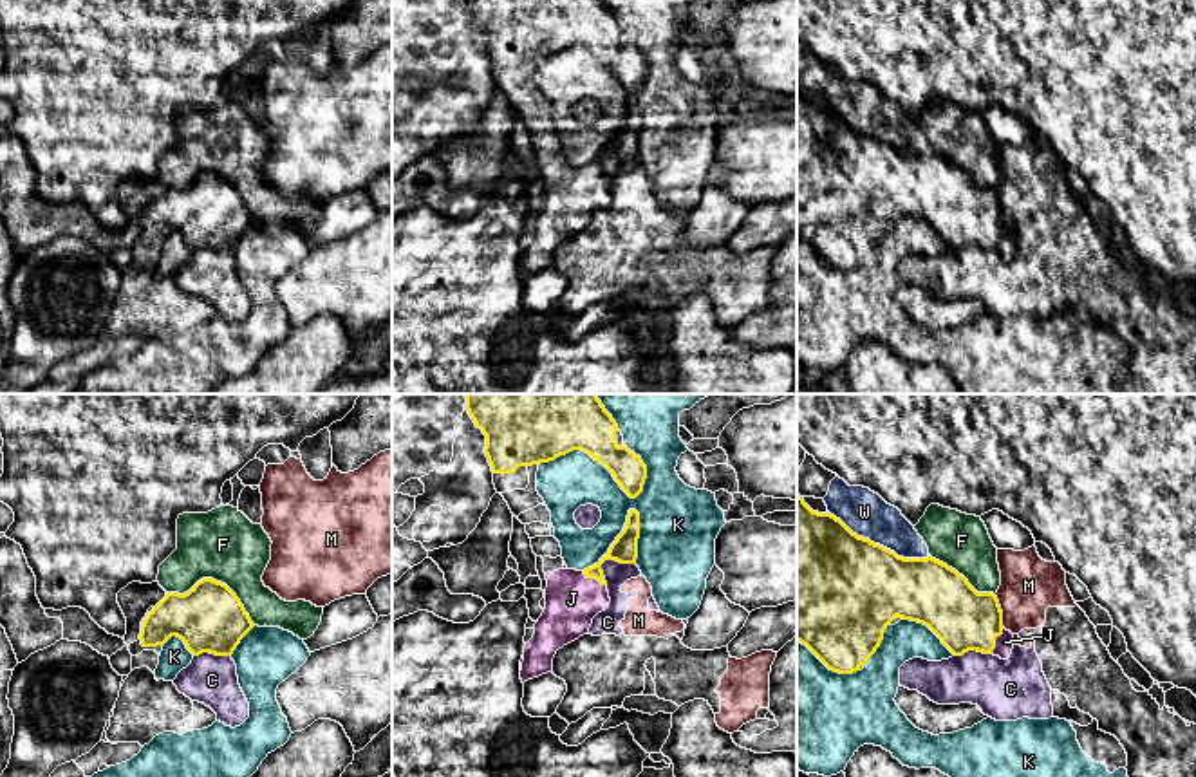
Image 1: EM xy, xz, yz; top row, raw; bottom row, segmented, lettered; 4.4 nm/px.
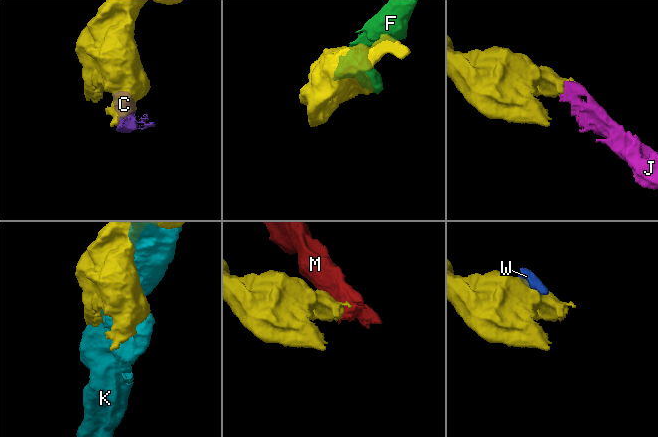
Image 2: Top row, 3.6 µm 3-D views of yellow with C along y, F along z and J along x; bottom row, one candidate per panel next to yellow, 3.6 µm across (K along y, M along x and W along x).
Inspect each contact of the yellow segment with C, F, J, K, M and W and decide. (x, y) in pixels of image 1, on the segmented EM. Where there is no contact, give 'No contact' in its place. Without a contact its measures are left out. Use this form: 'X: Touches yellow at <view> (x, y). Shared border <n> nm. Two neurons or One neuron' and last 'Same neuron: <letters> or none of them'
C: Touches yellow at xz (607, 559). Shared border 170 nm. Two neurons
F: Touches yellow at xy (215, 580). Shared border 420 nm. Two neurons
J: Touches yellow at yz (994, 640). Shared border 140 nm. One neuron
K: Touches yellow at xz (598, 461). Shared border 500 nm. Two neurons
M: Touches yellow at yz (1001, 611). Shared border 160 nm. Two neurons
W: Touches yellow at yz (878, 544). Shared border 500 nm. Two neurons
Same neuron: J

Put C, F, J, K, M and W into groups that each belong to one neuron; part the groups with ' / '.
C M / F W / J / K

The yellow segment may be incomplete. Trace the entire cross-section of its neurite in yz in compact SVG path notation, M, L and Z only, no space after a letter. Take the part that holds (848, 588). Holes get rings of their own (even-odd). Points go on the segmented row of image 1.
M797 493L797 641L829 670L853 674L865 667L896 616L927 625L954 656L977 651L1008 660L1015 643L1014 634L1003 627L1003 611L994 593L977 593L963 575L932 557L903 558L858 537L835 515L813 511Z

